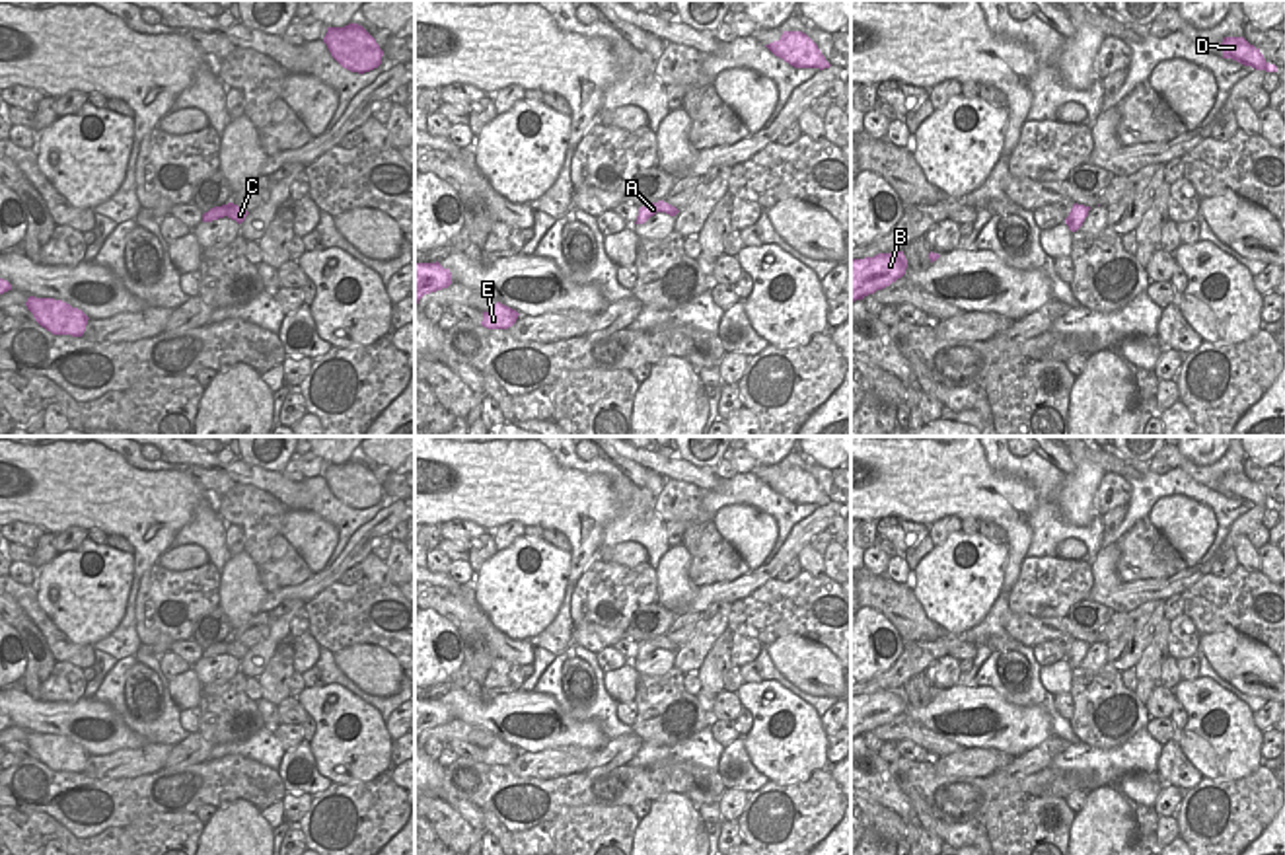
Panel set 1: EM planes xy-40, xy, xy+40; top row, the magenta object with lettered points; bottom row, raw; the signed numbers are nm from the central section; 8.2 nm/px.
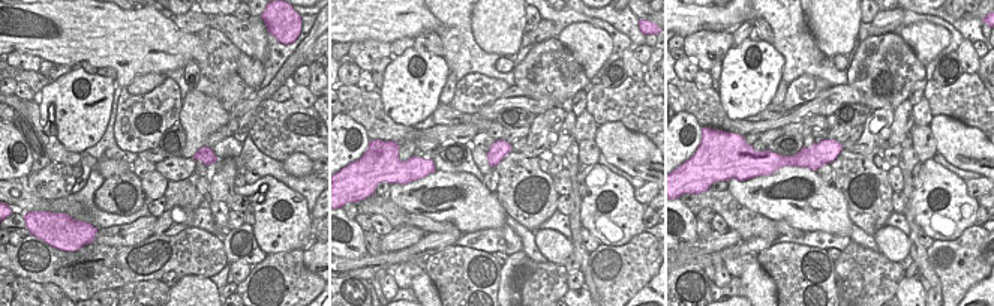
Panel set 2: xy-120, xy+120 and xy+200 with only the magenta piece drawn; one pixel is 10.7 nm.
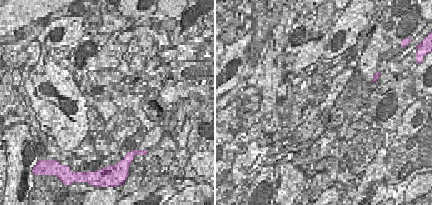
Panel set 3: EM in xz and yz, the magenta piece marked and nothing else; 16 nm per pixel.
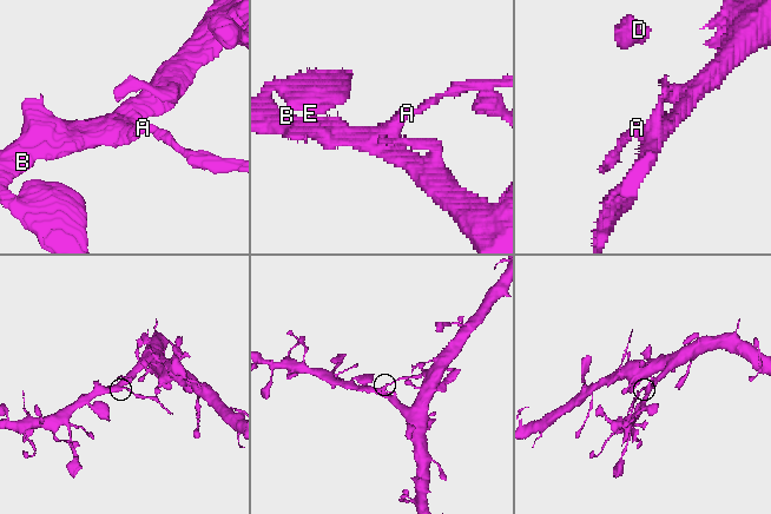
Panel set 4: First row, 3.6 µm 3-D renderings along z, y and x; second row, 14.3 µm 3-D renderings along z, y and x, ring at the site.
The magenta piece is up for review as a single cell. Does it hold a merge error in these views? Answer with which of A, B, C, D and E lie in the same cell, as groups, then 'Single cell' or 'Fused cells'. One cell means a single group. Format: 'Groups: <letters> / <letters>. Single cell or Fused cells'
Groups: A B D E / C. Fused cells.

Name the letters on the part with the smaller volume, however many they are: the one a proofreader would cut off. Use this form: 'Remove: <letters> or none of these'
Remove: C.

